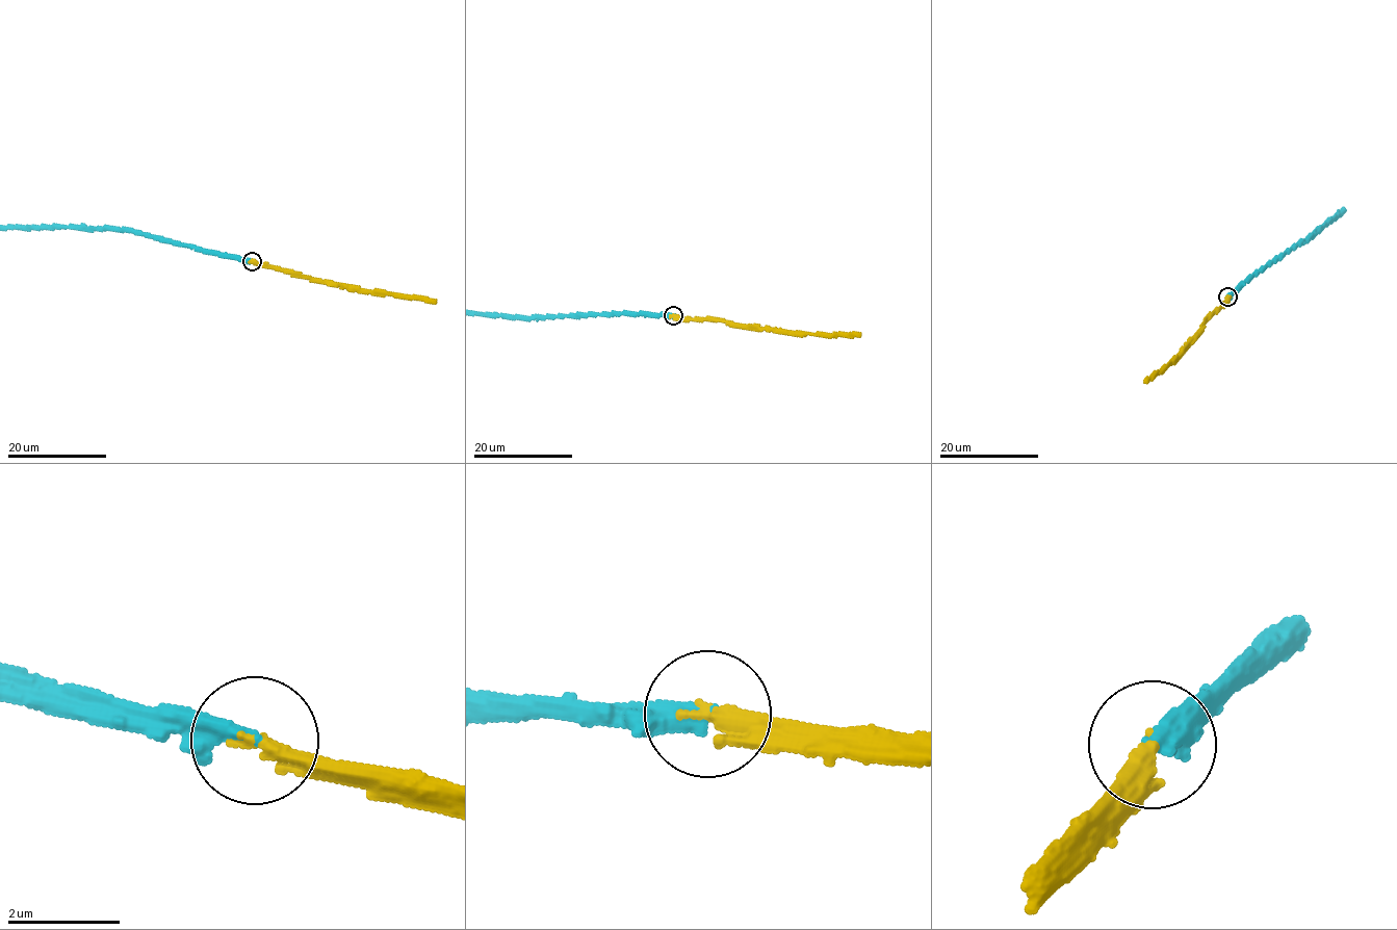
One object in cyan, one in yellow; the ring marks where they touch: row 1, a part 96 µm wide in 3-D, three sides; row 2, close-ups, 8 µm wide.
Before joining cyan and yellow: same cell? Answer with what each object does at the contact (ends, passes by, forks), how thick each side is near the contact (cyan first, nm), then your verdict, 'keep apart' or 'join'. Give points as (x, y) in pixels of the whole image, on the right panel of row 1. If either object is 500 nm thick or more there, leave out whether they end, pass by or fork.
cyan ends; yellow ends; calibres 360 and 320 nm; join

